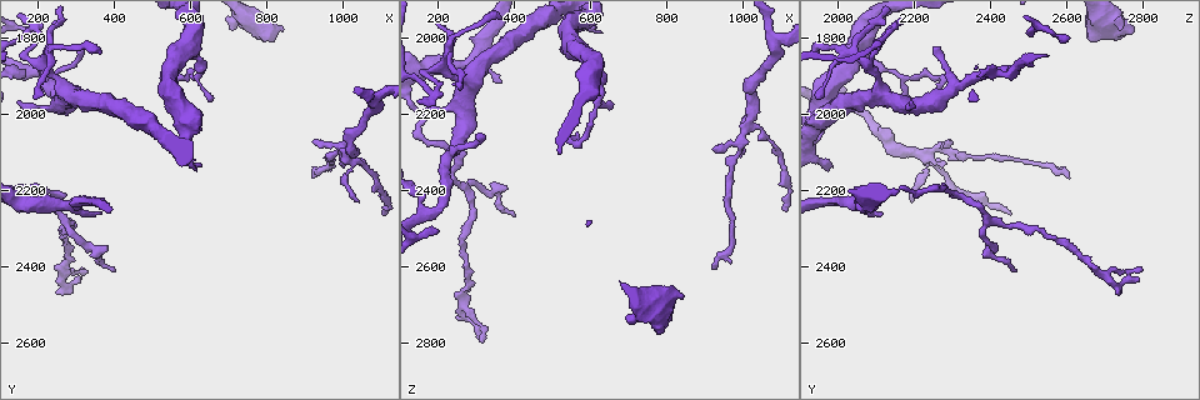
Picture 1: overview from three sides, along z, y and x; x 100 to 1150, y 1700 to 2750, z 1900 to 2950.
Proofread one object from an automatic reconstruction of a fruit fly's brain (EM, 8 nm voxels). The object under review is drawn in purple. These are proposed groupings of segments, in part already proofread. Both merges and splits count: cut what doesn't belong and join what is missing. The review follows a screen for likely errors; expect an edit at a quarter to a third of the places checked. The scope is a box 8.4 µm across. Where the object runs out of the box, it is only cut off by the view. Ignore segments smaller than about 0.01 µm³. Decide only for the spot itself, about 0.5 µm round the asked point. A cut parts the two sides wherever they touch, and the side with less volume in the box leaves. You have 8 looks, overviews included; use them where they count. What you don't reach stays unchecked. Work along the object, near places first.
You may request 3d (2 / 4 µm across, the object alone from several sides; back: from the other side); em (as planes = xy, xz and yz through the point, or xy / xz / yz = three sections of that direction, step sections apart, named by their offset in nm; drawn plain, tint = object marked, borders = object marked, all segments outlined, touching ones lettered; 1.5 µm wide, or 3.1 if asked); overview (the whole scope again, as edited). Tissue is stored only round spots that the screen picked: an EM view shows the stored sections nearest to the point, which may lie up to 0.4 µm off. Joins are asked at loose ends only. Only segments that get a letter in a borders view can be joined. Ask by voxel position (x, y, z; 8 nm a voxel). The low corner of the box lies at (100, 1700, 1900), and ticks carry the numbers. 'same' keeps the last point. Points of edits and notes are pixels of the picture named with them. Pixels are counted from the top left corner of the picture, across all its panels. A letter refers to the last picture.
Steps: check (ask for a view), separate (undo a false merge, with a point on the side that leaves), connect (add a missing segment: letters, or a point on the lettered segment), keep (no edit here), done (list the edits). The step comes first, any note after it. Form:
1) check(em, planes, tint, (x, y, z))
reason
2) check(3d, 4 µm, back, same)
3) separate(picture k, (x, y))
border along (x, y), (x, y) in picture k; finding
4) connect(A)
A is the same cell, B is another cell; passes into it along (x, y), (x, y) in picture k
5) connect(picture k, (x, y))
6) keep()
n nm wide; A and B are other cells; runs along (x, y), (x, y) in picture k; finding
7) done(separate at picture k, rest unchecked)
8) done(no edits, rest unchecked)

check(em, xy, step 4, borders, (1040, 2225, 2200))
thin end

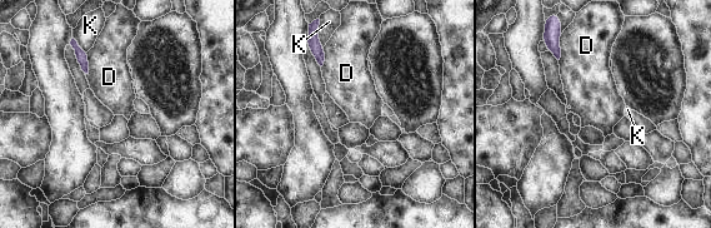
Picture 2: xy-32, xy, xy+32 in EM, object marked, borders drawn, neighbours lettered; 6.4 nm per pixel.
keep()
D and K are other cells; border along (561, 34), (559, 60) in picture 2; no lettered segment goes on from it

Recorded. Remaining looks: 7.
check(em, yz, step 8, borders, (230, 1835, 2035))

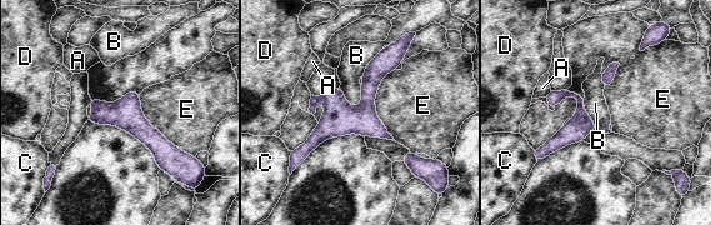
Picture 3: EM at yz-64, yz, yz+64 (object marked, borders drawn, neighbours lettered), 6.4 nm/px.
check(em, planes, borders, same)
another direction

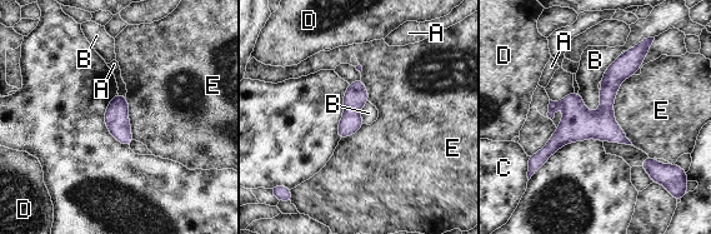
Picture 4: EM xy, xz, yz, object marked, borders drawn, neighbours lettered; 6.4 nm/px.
keep()
150 nm wide; A, B, C, D and E are other cells; all the same neuron

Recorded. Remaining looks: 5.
check(3d, 4 µm, (315, 1825, 2255))
branch stops here

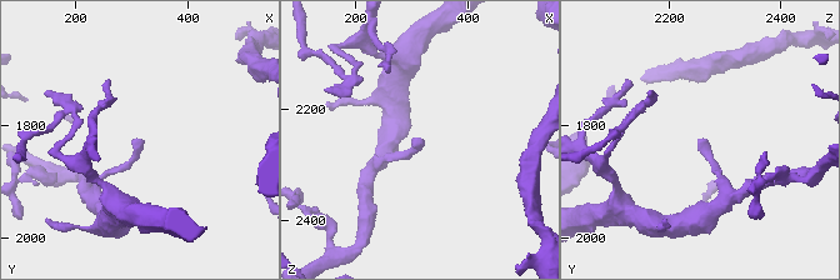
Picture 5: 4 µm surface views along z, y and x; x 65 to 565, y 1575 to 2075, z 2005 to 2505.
check(em, planes, borders, (315, 1820, 2250))

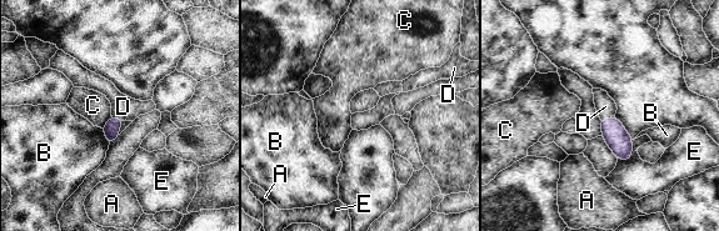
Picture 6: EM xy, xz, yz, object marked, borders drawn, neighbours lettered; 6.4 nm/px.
connect(D)
D is the same cell, A, B, C and E are other cells; it goes on there

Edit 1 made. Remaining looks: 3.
done(connect at picture 6, rest unchecked)

